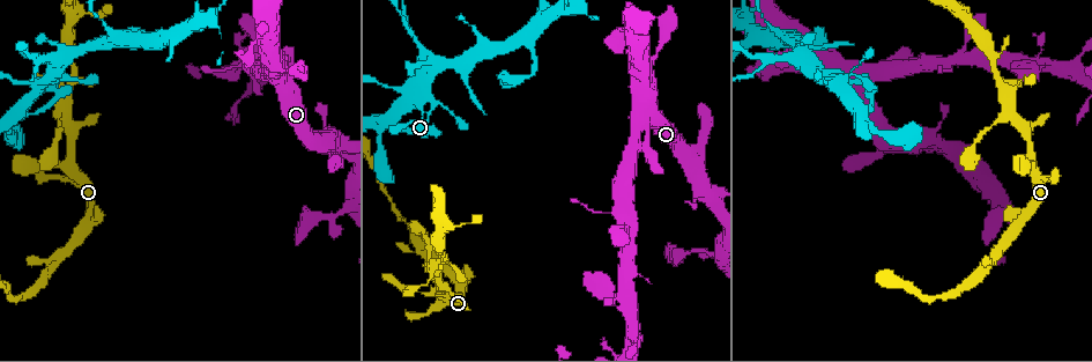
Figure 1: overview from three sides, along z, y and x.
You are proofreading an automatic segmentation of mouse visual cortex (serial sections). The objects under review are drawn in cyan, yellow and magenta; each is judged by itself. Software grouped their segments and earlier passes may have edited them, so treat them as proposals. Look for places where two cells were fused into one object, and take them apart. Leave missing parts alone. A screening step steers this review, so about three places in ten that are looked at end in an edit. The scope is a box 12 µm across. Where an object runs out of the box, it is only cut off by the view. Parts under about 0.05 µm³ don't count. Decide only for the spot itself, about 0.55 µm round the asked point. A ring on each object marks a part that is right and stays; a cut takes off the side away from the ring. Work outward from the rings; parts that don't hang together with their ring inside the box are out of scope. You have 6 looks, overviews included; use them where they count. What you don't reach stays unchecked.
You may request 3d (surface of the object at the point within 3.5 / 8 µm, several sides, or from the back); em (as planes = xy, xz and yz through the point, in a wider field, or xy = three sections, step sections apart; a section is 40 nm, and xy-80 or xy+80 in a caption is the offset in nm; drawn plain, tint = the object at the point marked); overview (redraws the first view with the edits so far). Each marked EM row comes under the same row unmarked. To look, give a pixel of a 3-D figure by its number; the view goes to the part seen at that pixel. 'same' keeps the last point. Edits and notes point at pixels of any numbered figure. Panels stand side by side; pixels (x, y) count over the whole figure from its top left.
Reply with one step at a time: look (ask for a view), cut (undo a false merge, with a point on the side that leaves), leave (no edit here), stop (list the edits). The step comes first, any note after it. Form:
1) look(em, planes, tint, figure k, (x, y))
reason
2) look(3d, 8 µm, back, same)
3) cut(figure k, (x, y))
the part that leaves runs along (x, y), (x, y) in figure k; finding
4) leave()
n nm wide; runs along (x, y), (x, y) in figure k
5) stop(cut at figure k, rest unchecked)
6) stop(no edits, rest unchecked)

look(3d, 8 µm, figure 1, (832, 78))
looks like a crossing

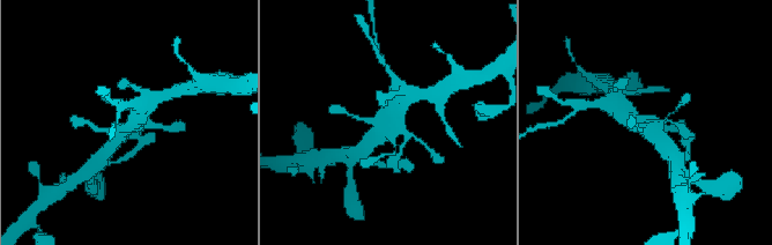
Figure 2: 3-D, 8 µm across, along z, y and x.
look(em, xy, step 1, tint, figure 2, (646, 124))
shape alone is not enough

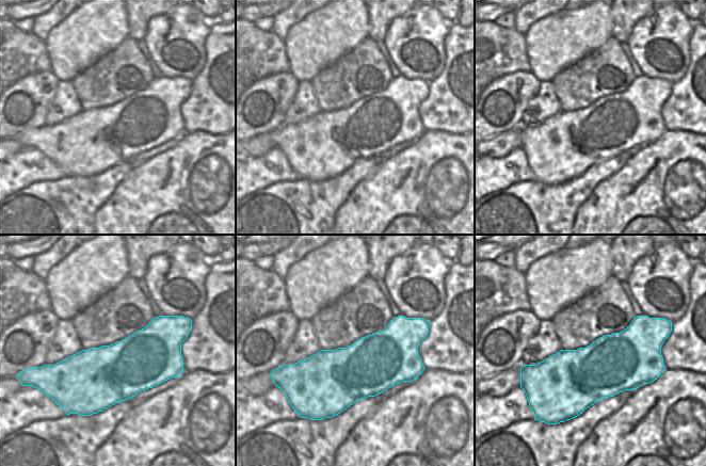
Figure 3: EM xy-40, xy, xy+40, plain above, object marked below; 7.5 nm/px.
leave()
one cell here

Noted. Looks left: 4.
look(3d, 3.5 µm, figure 1, (766, 57))
two arms in line, one across

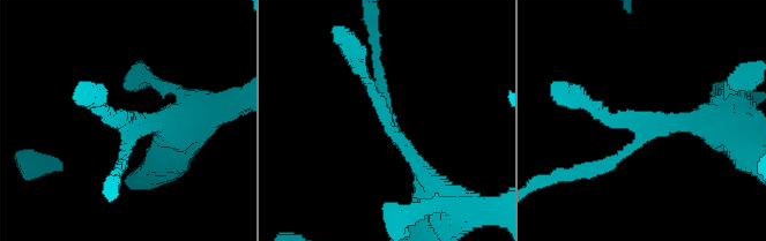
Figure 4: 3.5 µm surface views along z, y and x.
look(em, xy, step 2, tint, figure 4, (132, 124))
3 arms; arms of 150, 200, 200 nm

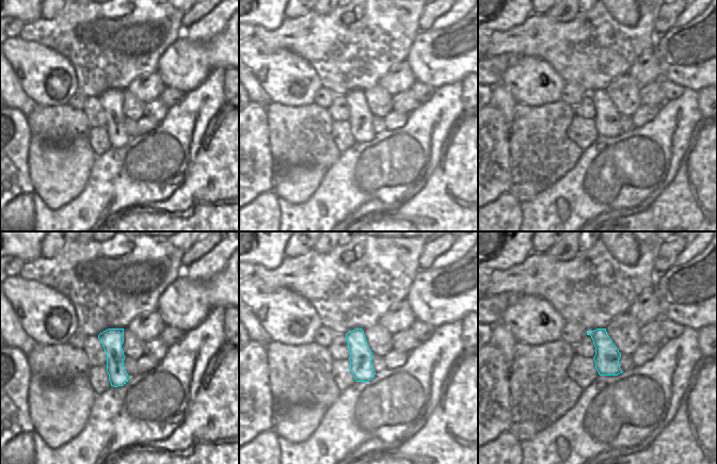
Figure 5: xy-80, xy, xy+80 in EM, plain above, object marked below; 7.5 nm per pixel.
leave()
runs along (439, 182), (393, 132), (358, 65) in figure 4; all the same cell

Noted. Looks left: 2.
look(3d, 3.5 µm, figure 1, (73, 166))
four-way junction

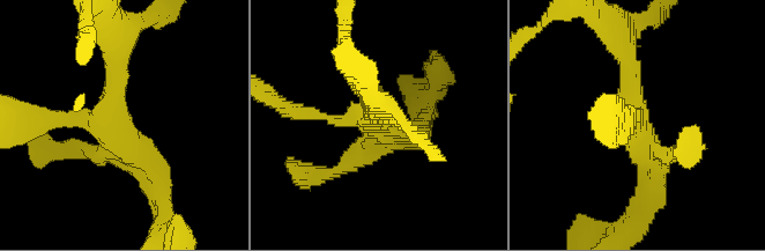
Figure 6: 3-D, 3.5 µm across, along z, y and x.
look(em, xy, step 3, tint, figure 6, (640, 123))
4 arms; arms of 150, 200, 250, 300 nm

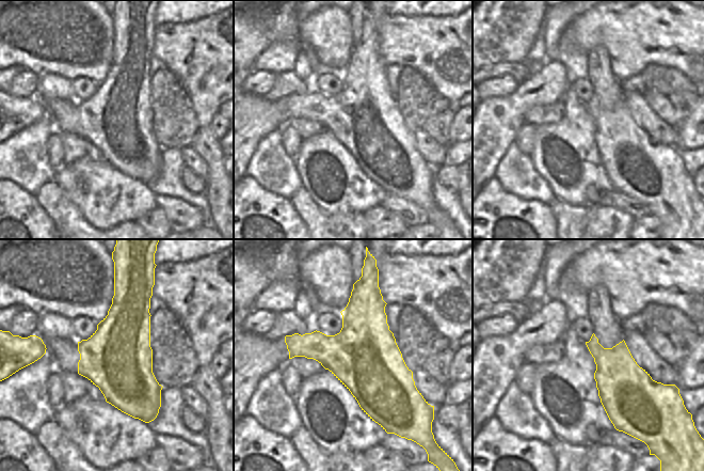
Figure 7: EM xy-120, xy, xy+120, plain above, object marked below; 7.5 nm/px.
leave()
runs along (157, 185), (114, 131), (118, 46) in figure 6; continuous, no second cell

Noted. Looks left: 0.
stop(no edits, rest unchecked)

